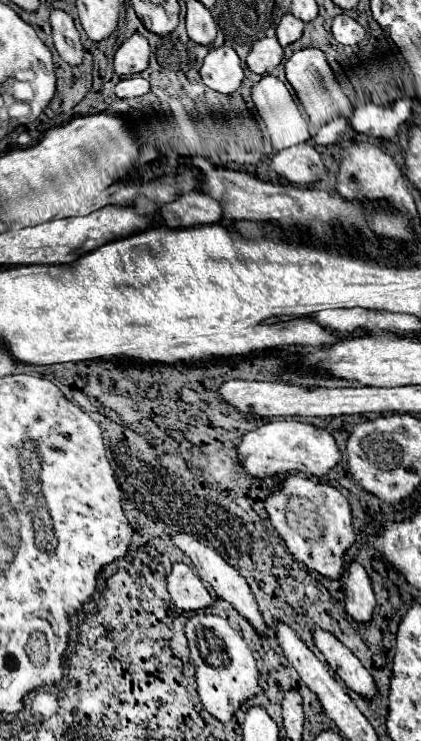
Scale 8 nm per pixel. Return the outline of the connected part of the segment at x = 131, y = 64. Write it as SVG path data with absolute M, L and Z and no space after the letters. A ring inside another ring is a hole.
M132 35L126 39L114 55L114 71L116 75L134 75L148 67L150 47L142 35Z

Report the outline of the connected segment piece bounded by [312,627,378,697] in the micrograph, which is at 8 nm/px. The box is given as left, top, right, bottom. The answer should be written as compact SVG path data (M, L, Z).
M316 627L312 631L312 639L320 653L326 657L326 663L346 683L346 687L364 697L374 697L378 693L372 675L364 669L360 659L350 649L346 649L332 633Z

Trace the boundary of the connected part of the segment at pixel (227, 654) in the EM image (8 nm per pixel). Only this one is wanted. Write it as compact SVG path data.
M196 613L186 621L186 637L190 643L192 659L196 663L196 683L198 683L198 695L204 703L204 707L218 719L218 721L230 721L232 715L238 711L238 707L254 697L258 687L258 669L256 659L252 657L250 649L246 647L242 639L242 631L234 629L226 619L214 615L214 613Z

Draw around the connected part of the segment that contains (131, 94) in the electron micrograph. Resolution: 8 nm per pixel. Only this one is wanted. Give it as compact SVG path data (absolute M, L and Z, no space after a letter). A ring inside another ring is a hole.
M138 75L134 77L126 77L126 79L120 79L120 83L114 87L114 93L118 97L124 97L124 99L134 99L134 97L142 97L150 91L150 83Z

